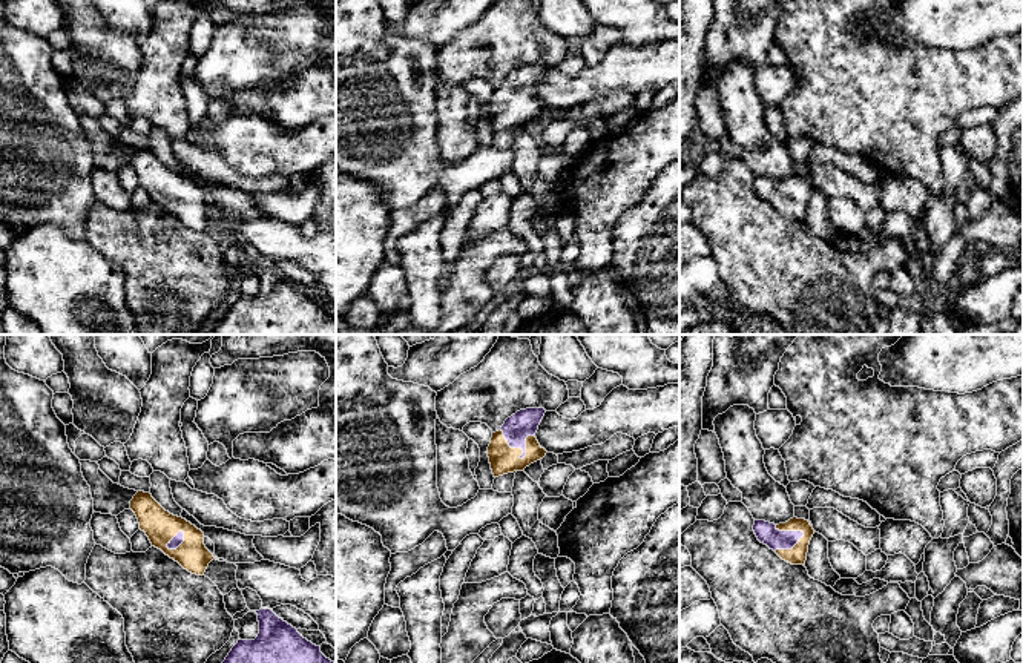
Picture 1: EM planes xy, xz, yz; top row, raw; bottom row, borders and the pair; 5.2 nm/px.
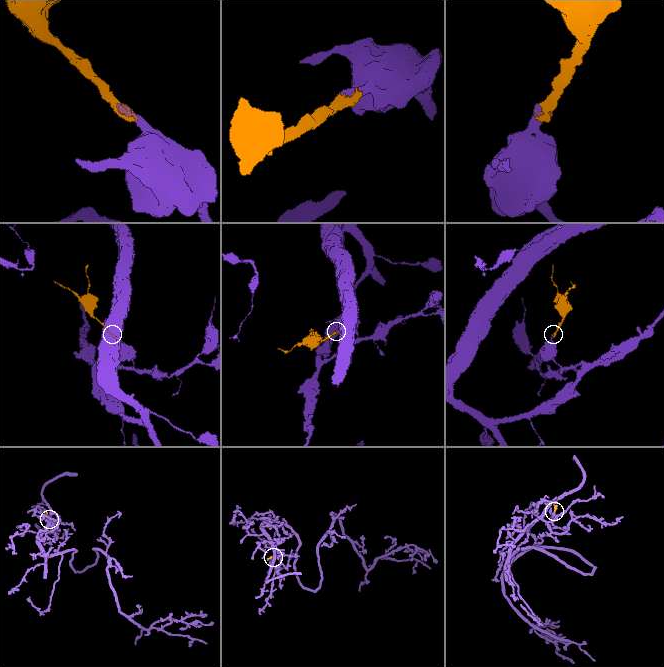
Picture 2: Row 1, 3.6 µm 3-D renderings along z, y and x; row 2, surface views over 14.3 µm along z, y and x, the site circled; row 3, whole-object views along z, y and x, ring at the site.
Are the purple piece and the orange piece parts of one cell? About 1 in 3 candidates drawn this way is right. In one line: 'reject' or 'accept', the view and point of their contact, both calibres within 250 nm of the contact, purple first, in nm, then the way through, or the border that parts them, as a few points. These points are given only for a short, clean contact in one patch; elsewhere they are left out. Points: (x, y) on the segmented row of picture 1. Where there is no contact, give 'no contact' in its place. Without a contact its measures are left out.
accept | xz (513, 447) | 140/150 nm

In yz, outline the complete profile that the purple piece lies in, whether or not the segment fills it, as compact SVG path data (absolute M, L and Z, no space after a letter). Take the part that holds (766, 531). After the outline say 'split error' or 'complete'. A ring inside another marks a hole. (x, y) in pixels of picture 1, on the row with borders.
M793 517L785 523L755 520L753 531L758 540L773 549L791 565L805 565L813 526L805 519Z; split error

